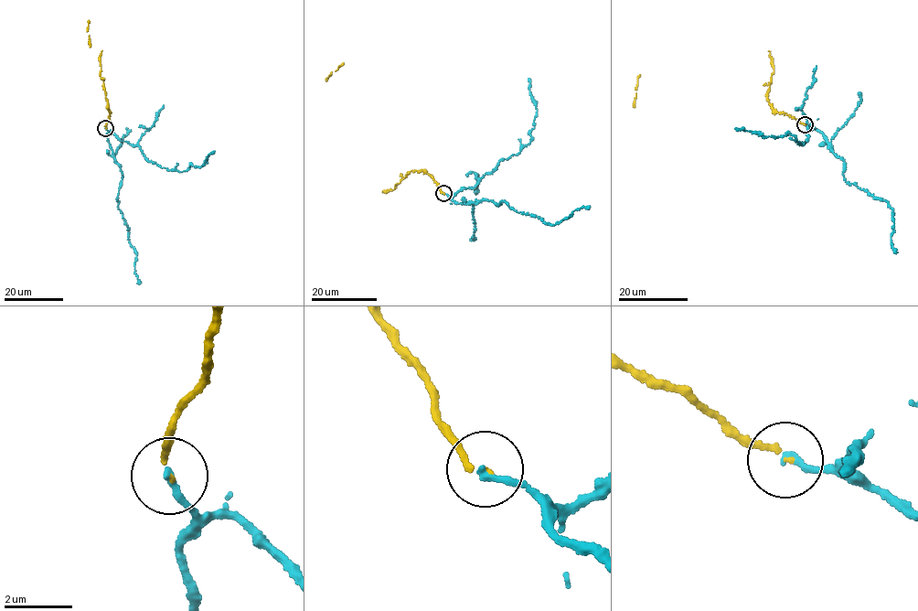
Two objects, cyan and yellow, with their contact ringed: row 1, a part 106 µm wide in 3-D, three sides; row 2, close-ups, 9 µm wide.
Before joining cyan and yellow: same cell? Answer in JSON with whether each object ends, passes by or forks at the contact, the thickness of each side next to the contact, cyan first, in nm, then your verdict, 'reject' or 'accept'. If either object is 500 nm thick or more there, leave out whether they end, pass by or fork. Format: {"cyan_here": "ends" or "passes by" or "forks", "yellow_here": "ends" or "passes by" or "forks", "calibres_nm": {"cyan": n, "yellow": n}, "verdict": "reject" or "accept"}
{"cyan_here": "ends", "yellow_here": "ends", "calibres_nm": {"cyan": 200, "yellow": 150}, "verdict": "accept"}

